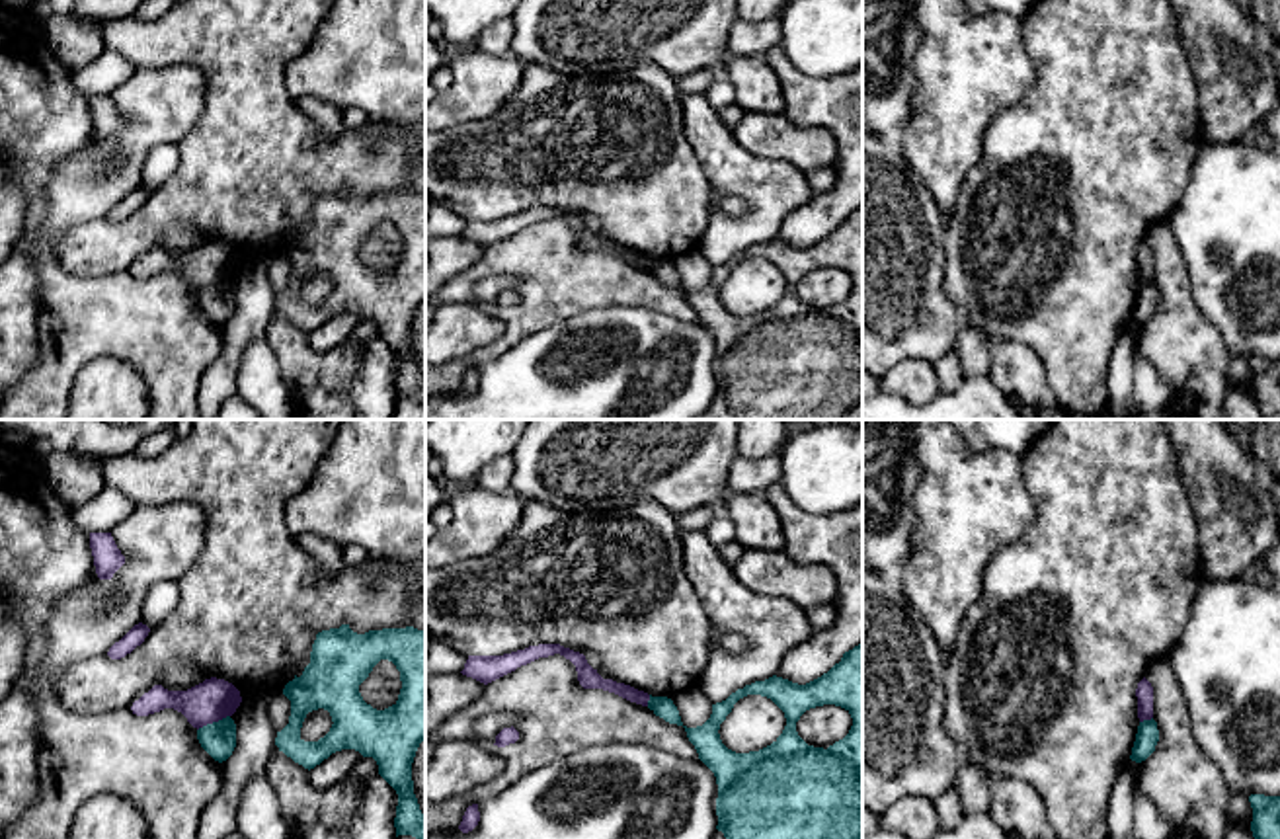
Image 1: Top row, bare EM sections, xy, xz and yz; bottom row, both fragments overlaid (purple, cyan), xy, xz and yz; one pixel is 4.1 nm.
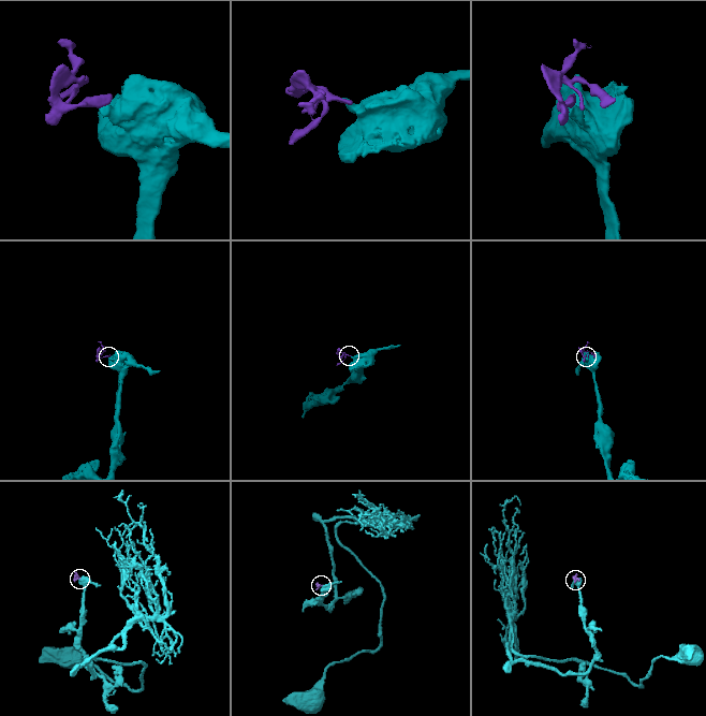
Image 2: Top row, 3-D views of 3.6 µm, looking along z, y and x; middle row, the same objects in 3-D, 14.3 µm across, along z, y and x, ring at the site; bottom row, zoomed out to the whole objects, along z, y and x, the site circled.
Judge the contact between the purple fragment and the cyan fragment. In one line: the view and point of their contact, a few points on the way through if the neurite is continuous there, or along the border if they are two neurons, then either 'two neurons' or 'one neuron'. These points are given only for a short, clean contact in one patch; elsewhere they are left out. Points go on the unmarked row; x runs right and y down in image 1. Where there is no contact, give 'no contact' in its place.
contact xy (213, 283); border xy (229, 278), (198, 293); two neurons

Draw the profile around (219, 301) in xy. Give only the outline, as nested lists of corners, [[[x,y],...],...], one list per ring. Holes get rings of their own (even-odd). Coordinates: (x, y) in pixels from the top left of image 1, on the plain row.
[[[230,279],[197,293],[201,310],[219,326],[226,324],[236,310],[236,287]]]

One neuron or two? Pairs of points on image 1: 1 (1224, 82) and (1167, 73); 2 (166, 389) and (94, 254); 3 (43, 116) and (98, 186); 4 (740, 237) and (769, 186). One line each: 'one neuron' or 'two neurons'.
1: two neurons
2: two neurons
3: two neurons
4: one neuron

